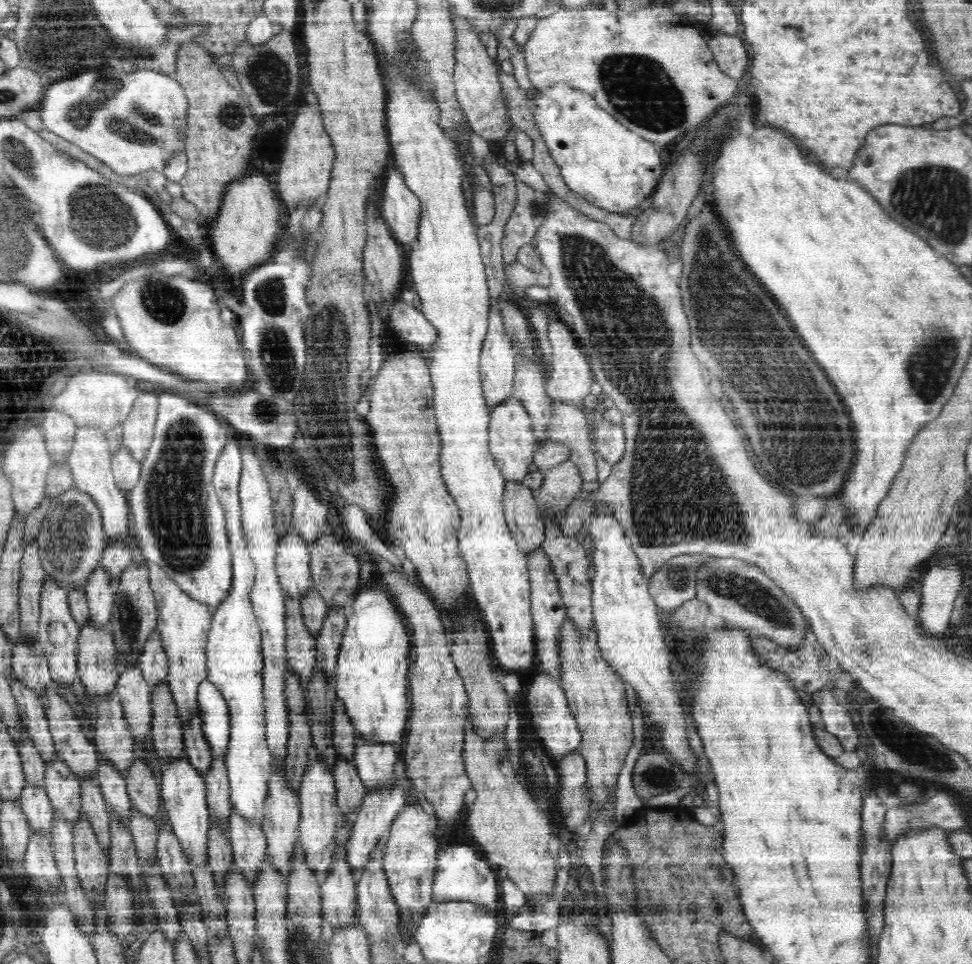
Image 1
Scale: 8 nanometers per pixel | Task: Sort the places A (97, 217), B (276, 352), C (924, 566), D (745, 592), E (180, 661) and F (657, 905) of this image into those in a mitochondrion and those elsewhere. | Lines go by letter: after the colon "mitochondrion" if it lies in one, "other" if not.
A: mitochondrion
B: mitochondrion
C: other
D: mitochondrion
E: other
F: mitochondrion

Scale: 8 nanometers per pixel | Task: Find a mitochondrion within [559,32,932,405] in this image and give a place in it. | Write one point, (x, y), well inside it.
(640, 92)

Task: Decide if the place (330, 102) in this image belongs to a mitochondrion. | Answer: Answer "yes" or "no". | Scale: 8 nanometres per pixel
no

